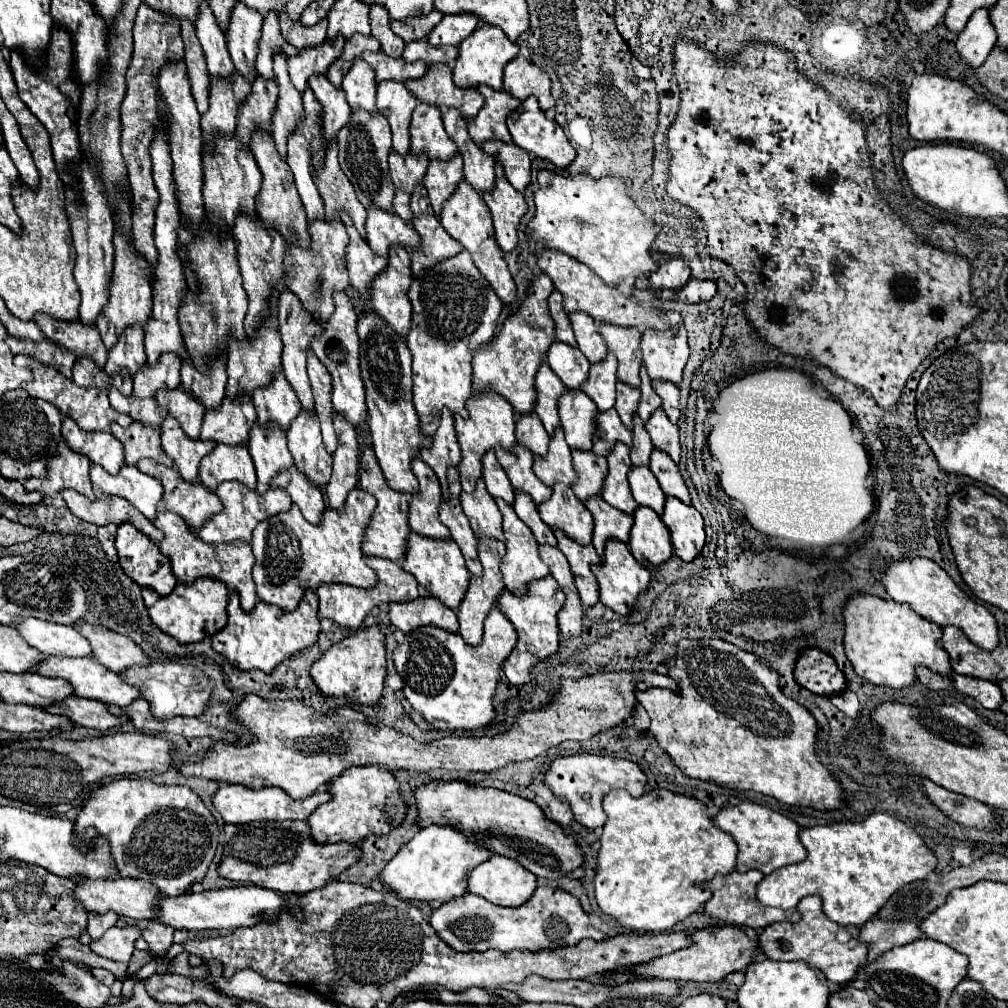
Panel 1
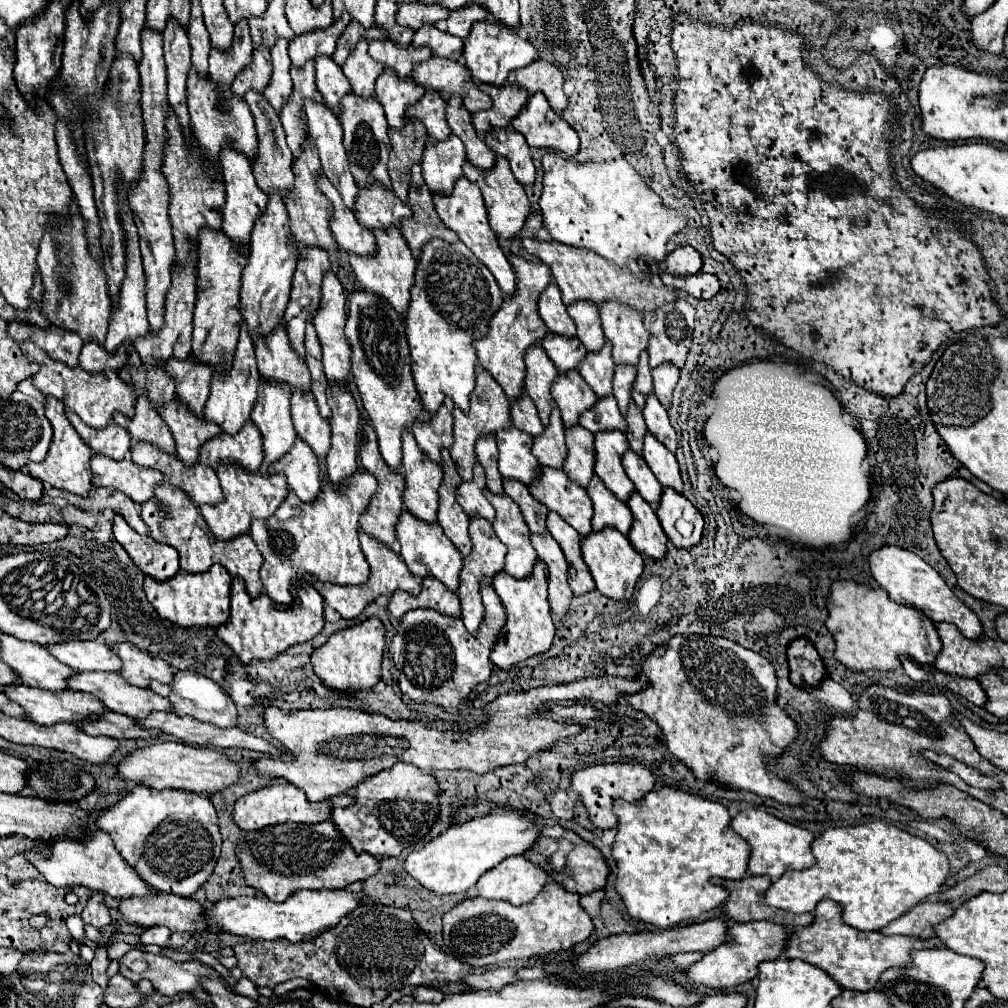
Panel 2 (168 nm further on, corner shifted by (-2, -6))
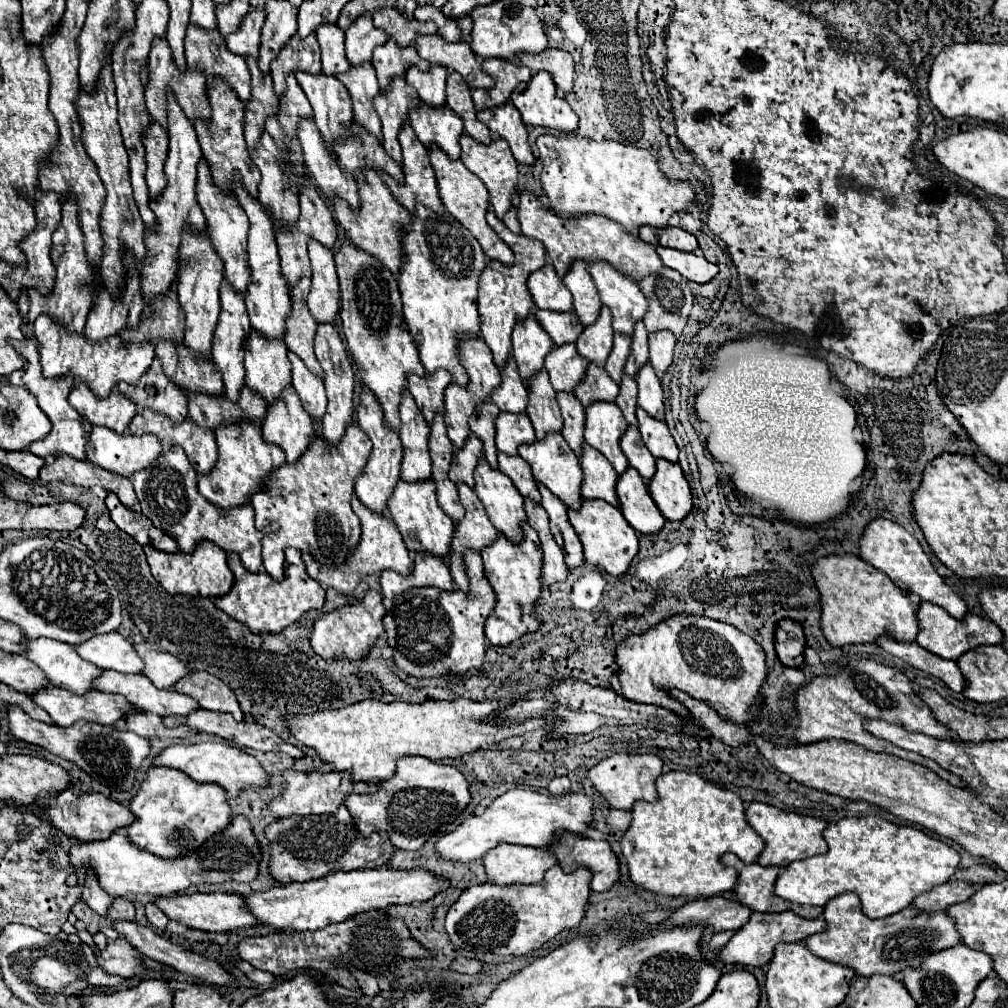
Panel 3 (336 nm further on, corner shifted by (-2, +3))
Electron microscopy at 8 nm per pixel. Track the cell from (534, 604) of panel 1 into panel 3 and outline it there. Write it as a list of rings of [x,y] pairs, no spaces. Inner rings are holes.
[[[526,525],[524,529],[524,541],[522,545],[512,545],[506,537],[498,537],[498,541],[492,547],[486,547],[480,551],[484,559],[484,573],[490,579],[490,585],[496,593],[496,607],[490,613],[486,621],[486,637],[496,647],[506,647],[520,639],[526,633],[534,633],[540,629],[540,621],[534,615],[536,603],[542,593],[542,551],[540,551],[540,539],[538,533]]]

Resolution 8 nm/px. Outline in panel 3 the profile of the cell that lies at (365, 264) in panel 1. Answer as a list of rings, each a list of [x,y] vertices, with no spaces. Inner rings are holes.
[[[302,119],[298,125],[298,139],[302,145],[304,167],[312,177],[314,185],[328,197],[328,199],[344,199],[352,211],[358,211],[360,197],[356,181],[340,171],[336,163],[336,155],[326,151],[320,133],[314,125],[314,119]]]

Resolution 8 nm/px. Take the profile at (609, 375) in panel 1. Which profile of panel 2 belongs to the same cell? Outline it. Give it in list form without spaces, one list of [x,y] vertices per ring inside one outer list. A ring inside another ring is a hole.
[[[606,340],[602,350],[598,352],[588,352],[578,364],[578,372],[582,378],[588,382],[588,386],[596,392],[598,398],[610,394],[610,384],[614,378],[614,360],[612,360],[612,344]]]

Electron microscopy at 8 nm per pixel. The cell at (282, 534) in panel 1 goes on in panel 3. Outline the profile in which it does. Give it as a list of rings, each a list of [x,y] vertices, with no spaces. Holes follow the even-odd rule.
[[[350,423],[346,435],[342,437],[342,441],[338,445],[328,445],[322,439],[312,439],[310,443],[310,451],[306,451],[294,465],[290,463],[282,463],[282,467],[278,467],[268,479],[262,491],[254,493],[250,503],[256,511],[256,529],[260,533],[264,533],[262,537],[262,559],[264,559],[264,569],[268,575],[272,575],[276,581],[284,579],[284,561],[286,561],[286,547],[296,547],[298,551],[306,551],[312,553],[314,559],[318,563],[326,563],[326,565],[342,565],[350,553],[354,551],[354,547],[358,547],[360,543],[360,519],[354,515],[352,507],[350,507],[350,499],[354,495],[354,483],[356,477],[362,475],[368,459],[372,453],[372,443],[370,439],[360,431],[358,425]]]

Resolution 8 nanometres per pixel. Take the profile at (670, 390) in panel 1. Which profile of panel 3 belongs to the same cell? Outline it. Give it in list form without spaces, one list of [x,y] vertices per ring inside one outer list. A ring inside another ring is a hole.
[[[658,331],[650,335],[650,365],[654,367],[658,379],[662,379],[672,363],[676,337],[670,331]]]

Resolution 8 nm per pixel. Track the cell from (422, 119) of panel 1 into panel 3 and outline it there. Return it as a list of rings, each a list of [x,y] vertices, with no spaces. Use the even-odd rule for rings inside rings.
[[[432,65],[430,71],[420,71],[410,67],[406,71],[406,83],[410,83],[420,99],[430,107],[444,107],[446,105],[446,69],[440,65]]]

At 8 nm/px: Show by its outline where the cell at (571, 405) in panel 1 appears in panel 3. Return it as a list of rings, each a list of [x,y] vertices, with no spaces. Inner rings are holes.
[[[562,345],[562,347],[554,347],[550,351],[544,367],[550,375],[550,383],[552,383],[554,391],[574,393],[576,385],[580,385],[582,379],[586,377],[588,363],[586,363],[586,359],[582,359],[578,355],[574,345]]]

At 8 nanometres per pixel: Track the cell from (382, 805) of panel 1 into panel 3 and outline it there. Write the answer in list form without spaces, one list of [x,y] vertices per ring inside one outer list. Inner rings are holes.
[[[426,757],[398,759],[394,777],[378,783],[378,791],[370,795],[348,795],[348,807],[362,837],[374,831],[386,831],[396,849],[420,849],[430,835],[442,833],[470,803],[470,791],[464,775]]]

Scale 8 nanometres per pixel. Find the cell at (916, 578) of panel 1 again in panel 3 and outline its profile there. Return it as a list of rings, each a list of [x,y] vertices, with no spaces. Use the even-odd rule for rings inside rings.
[[[888,519],[872,521],[862,535],[860,557],[866,563],[874,565],[876,569],[884,571],[894,581],[894,585],[898,585],[900,589],[904,589],[908,593],[916,593],[922,601],[944,607],[954,619],[962,621],[966,617],[966,613],[968,613],[966,603],[944,583],[944,579],[936,573],[928,555],[922,551],[922,547],[916,543],[916,539],[906,529],[902,529],[900,525],[896,525]]]

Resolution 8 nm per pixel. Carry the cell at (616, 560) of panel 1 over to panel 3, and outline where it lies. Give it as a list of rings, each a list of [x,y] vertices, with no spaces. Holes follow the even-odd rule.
[[[584,499],[582,507],[578,511],[572,511],[572,509],[568,511],[568,517],[570,517],[574,531],[578,533],[580,541],[582,541],[584,557],[588,563],[598,565],[612,577],[620,577],[628,571],[632,559],[638,553],[638,535],[628,525],[628,521],[620,515],[620,509],[610,507],[610,503]]]

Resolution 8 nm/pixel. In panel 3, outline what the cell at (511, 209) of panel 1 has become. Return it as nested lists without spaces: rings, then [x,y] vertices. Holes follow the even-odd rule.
[[[462,135],[460,137],[460,147],[462,147],[462,163],[482,179],[482,183],[486,185],[488,193],[490,193],[490,203],[492,209],[496,213],[498,219],[502,219],[508,209],[512,209],[512,197],[518,185],[518,163],[512,157],[512,151],[508,147],[508,143],[504,139],[496,139],[490,145],[482,145],[478,141],[474,141],[470,135]]]

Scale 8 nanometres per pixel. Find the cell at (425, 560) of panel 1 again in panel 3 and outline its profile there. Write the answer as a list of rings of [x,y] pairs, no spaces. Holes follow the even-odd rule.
[[[400,481],[388,499],[390,515],[396,523],[396,527],[402,533],[402,539],[410,553],[430,553],[438,559],[444,559],[450,555],[450,541],[454,535],[454,525],[448,519],[448,515],[438,507],[436,501],[436,487],[434,481],[426,483],[404,483]]]

